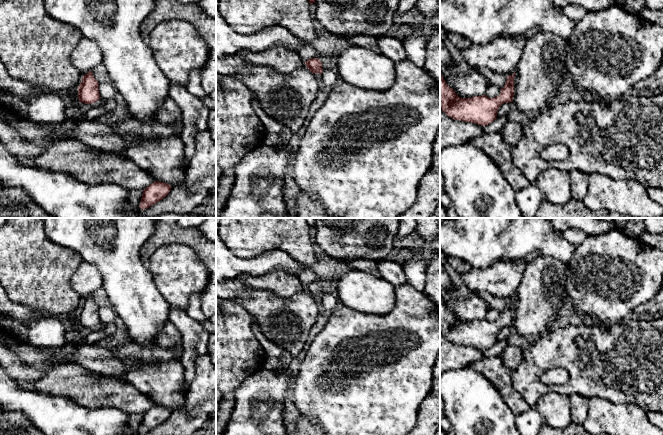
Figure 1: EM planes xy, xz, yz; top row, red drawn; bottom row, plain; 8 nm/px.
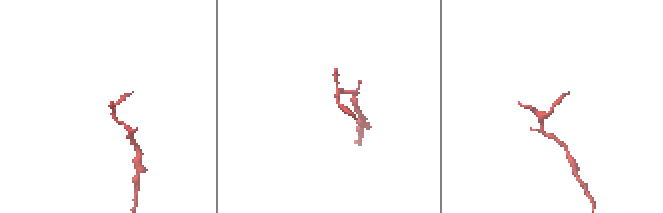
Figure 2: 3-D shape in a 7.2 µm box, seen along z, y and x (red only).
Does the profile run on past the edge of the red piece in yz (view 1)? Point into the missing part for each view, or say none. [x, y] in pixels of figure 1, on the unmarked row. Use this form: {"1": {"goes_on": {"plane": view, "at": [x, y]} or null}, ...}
{"1": {"goes_on": null}}

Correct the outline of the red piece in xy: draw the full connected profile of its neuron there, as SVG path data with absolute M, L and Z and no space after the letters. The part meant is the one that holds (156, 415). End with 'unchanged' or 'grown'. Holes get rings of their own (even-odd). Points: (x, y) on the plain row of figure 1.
M155 405L143 414L139 431L142 434L149 432L165 422L169 418L171 412L171 409L167 407Z; unchanged

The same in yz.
M440 295L440 333L452 343L486 350L497 341L499 331L513 325L515 296L507 300L499 320L488 322L486 319L460 322L445 306Z; unchanged

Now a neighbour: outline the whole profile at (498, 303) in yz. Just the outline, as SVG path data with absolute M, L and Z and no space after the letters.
M469 291L469 297L479 297L487 302L488 306L494 308L500 313L504 311L507 300L498 296L494 296L485 291Z

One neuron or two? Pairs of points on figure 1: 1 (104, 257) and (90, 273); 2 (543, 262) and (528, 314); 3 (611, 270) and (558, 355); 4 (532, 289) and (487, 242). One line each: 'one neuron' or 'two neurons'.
1: two neurons
2: one neuron
3: two neurons
4: two neurons

